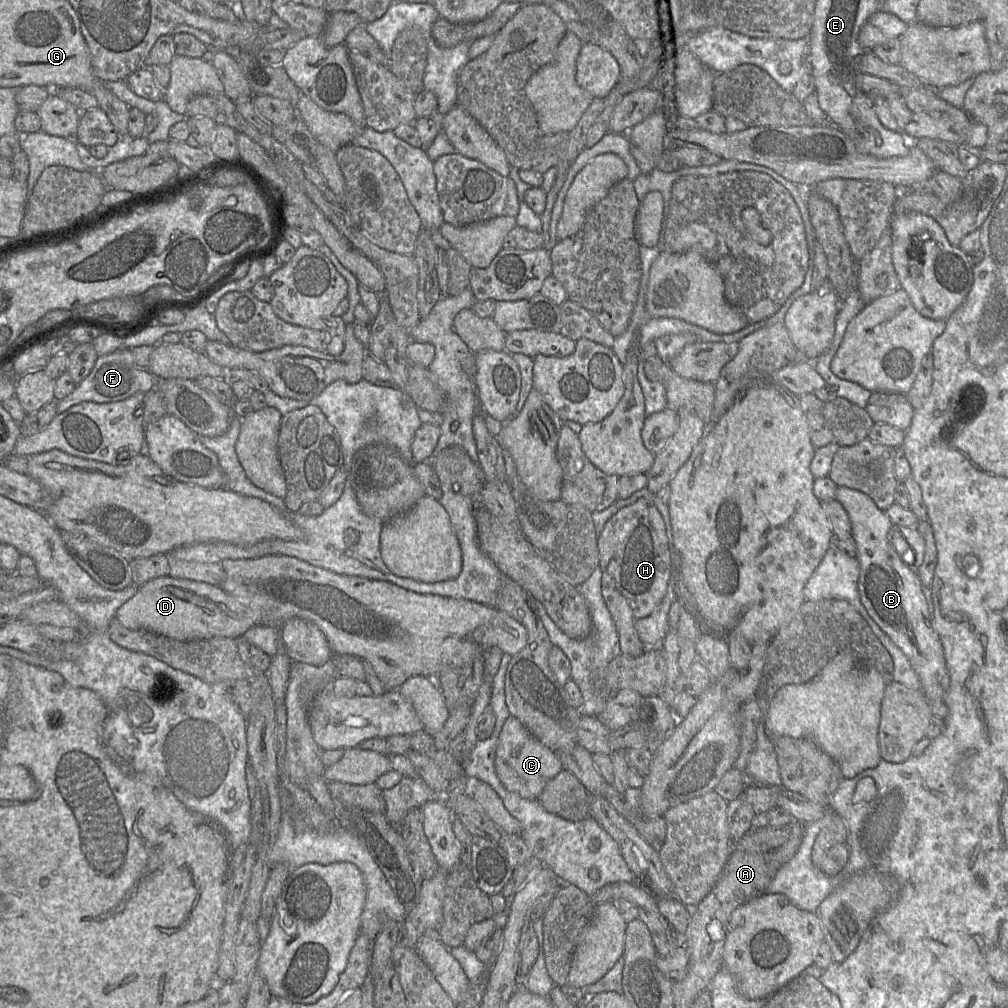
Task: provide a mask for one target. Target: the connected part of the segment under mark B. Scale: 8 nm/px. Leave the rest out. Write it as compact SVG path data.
M837 486L836 499L849 515L852 537L857 544L861 571L858 589L868 614L908 657L919 676L921 690L929 701L944 699L950 685L944 649L922 591L916 572L901 560L888 540L893 524L885 511L867 494L846 486Z

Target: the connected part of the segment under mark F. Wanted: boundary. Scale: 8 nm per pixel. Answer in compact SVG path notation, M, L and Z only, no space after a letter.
M121 347L107 355L99 356L89 375L74 391L64 399L57 401L57 414L81 402L109 403L125 400L136 393L146 393L157 385L157 378L148 370L135 365L130 349Z

